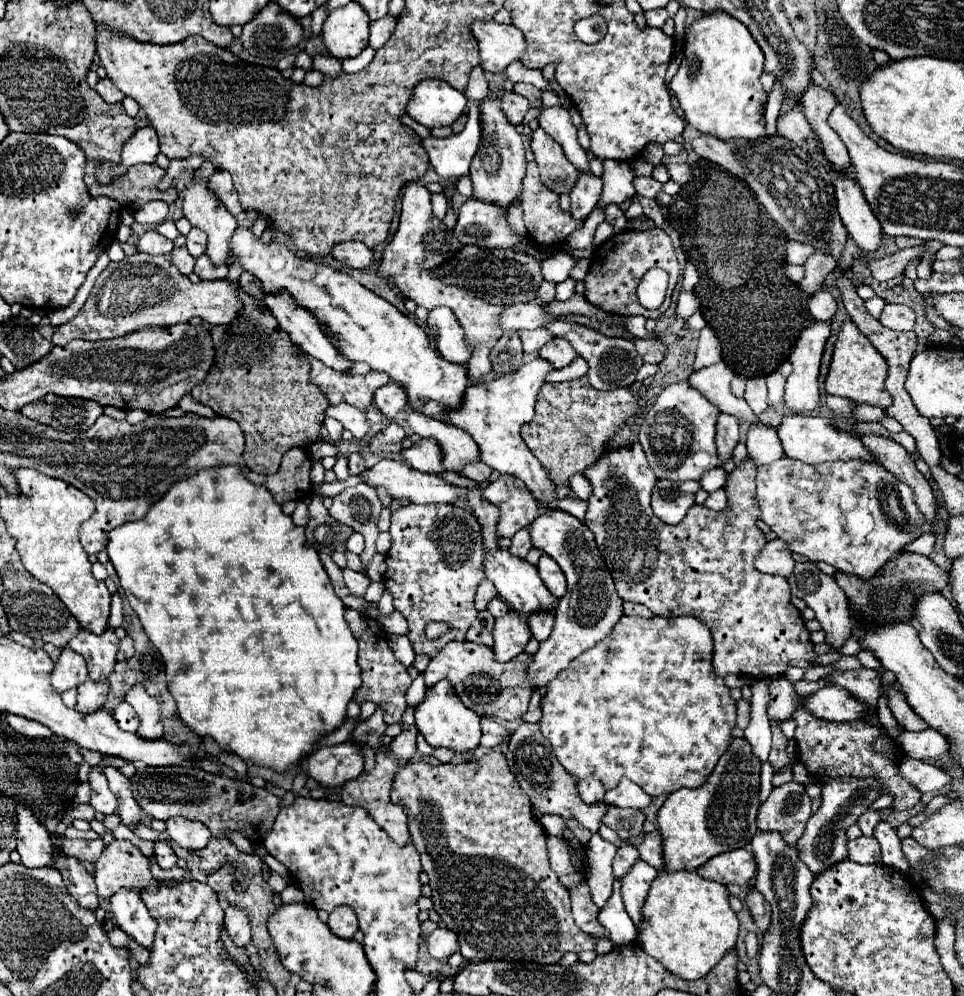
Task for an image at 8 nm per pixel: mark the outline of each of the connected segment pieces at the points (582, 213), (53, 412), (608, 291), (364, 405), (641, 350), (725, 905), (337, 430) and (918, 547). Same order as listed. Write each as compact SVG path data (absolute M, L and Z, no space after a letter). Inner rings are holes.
M577 170L577 184L571 196L571 214L577 220L585 220L595 208L601 194L601 178Z
M57 398L53 404L33 402L29 406L23 406L21 412L27 418L33 418L59 432L81 434L95 424L95 420L103 414L103 408L93 400Z
M653 228L653 230L645 230L645 232L625 230L621 234L615 234L613 238L609 238L605 244L601 244L593 252L591 270L585 276L585 284L587 284L585 298L591 304L597 304L599 308L603 308L607 312L615 312L615 314L619 312L619 314L625 314L625 316L641 314L645 318L657 318L669 308L671 292L673 292L677 280L679 280L679 264L677 264L677 258L675 258L675 250L673 250L673 244L671 244L669 236L661 228ZM651 268L663 268L669 274L667 296L665 296L665 302L661 304L661 308L657 308L657 310L643 308L637 300L637 294L635 294L639 280Z
M293 346L293 348L295 348L295 354L301 356L301 360L309 360L311 382L321 388L321 392L325 394L329 404L347 402L347 404L359 408L361 412L367 412L375 390L391 380L383 372L367 372L363 376L351 376L345 372L337 372L325 364L319 364L319 360L305 356L301 352L301 348L297 348L297 346Z
M639 338L635 340L635 348L641 358L651 364L659 364L665 356L665 346L659 340L641 340Z
M661 868L641 910L643 930L637 934L637 944L683 980L705 976L737 940L739 922L727 896L729 892L723 884L705 880L697 872L665 872Z
M325 418L325 428L327 428L327 432L329 432L329 438L331 438L331 442L339 442L341 440L341 432L343 432L343 426L337 422L337 420L333 420L333 418Z
M923 534L923 536L919 536L915 542L911 542L911 544L907 546L907 550L929 556L929 554L933 552L933 544L935 544L935 536L933 536L933 534L929 534L929 536Z

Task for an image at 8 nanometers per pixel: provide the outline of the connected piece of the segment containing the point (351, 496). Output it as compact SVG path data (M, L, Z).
M357 484L353 488L343 490L333 498L333 506L329 508L329 514L337 522L353 528L355 532L365 534L365 550L361 552L363 574L367 574L367 566L377 552L375 550L375 540L379 536L377 518L381 510L383 504L377 492L367 484Z

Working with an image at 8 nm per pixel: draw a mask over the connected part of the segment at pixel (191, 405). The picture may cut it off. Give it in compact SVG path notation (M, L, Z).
M187 394L187 396L183 396L181 400L179 400L179 404L177 404L183 412L193 412L193 414L201 414L201 416L207 416L207 412L213 412L213 410L209 410L207 406L201 406L201 404L197 404L193 398L191 398L191 394Z

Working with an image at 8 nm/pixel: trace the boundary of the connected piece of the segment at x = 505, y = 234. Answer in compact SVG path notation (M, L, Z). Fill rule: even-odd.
M475 198L461 206L453 232L461 244L475 244L481 248L515 250L519 242L505 222L505 212Z

